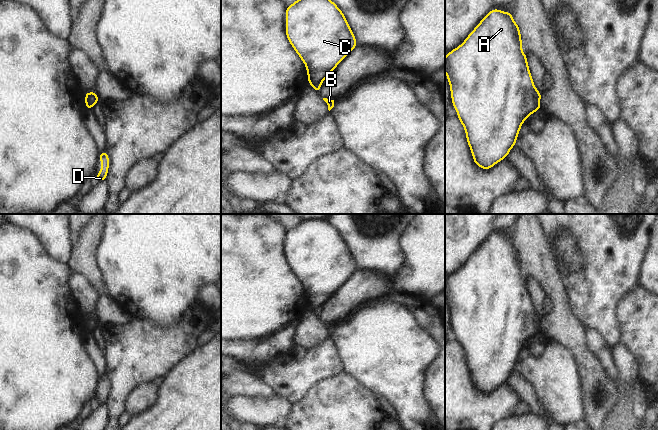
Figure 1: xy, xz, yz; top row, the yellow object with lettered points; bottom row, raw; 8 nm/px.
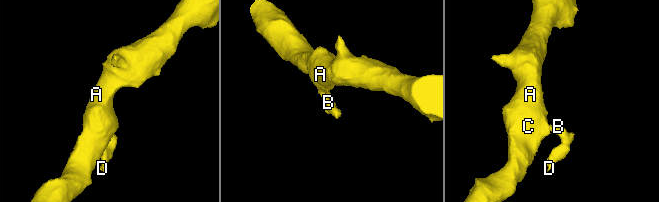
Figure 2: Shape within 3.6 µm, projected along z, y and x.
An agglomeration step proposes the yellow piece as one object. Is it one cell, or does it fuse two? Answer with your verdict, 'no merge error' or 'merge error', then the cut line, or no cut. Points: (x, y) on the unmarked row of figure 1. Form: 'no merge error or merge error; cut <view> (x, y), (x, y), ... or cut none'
merge error; cut xz (320, 306), (312, 309)

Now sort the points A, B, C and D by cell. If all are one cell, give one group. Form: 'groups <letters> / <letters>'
groups A C / B D

